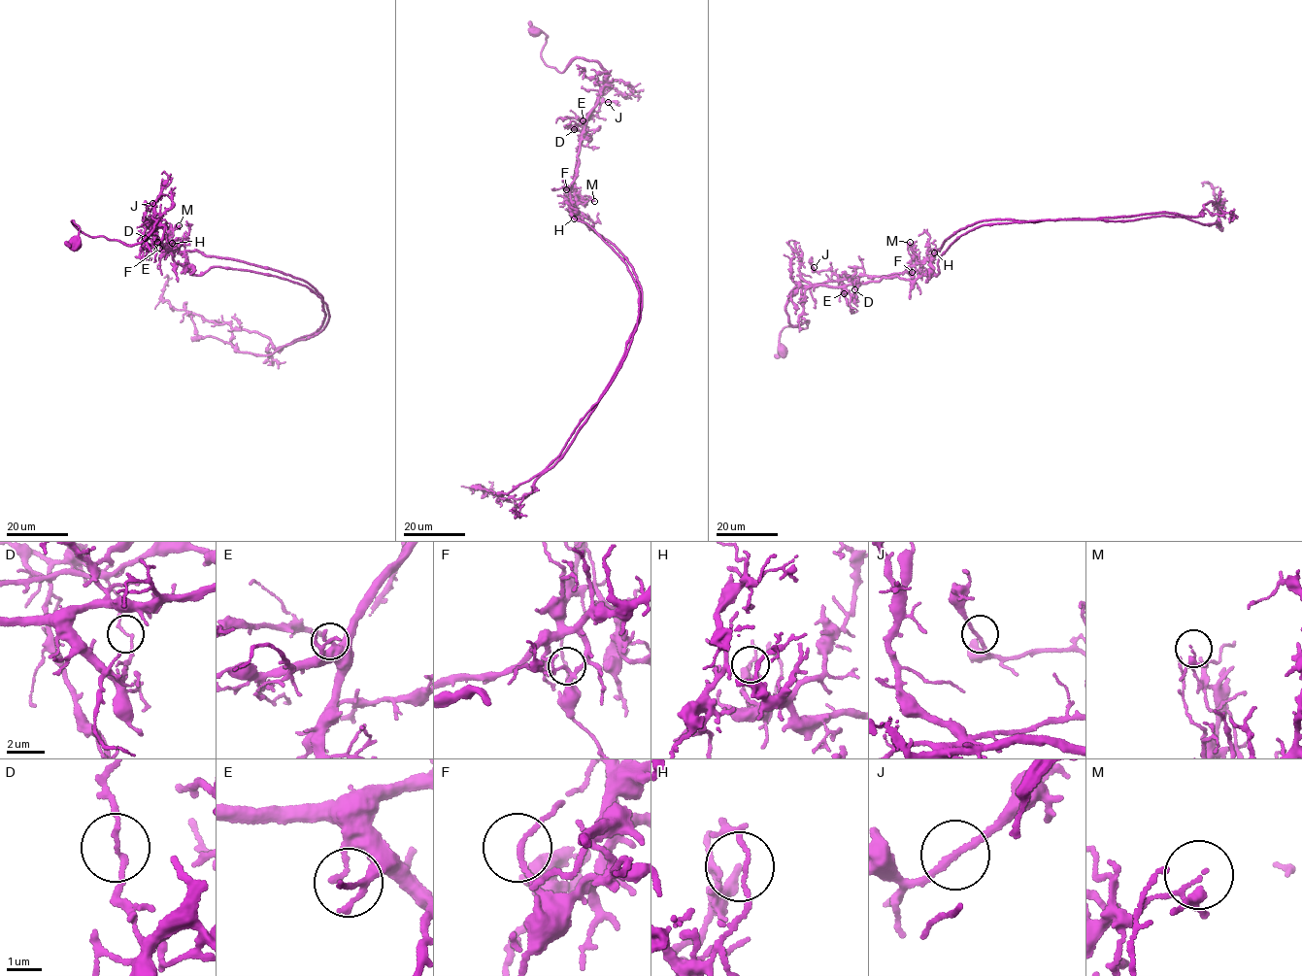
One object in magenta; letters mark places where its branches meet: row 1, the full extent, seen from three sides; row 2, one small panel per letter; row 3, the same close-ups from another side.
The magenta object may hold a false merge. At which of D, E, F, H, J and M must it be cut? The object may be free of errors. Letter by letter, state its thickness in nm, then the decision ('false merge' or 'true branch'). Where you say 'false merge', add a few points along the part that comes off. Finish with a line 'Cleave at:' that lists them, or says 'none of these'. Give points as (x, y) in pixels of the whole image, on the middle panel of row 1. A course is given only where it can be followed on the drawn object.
D: 120 nm thick; false merge; foreign part runs (574, 129), (576, 214), (632, 267), (640, 319), (534, 490), (505, 499), (473, 488), (488, 482)
E: 130 nm thick; true branch
F: 130 nm thick; true branch
H: 160 nm thick; true branch
J: 170 nm thick; true branch
M: 80 nm thick; true branch
Cleave at: D

